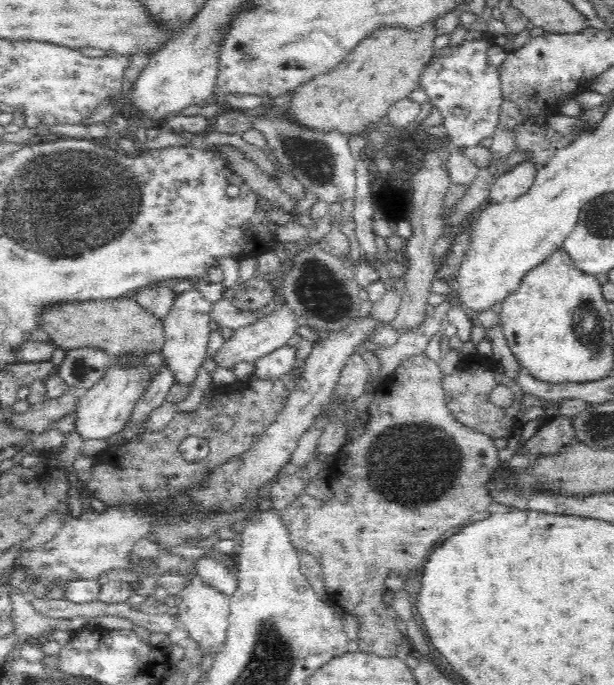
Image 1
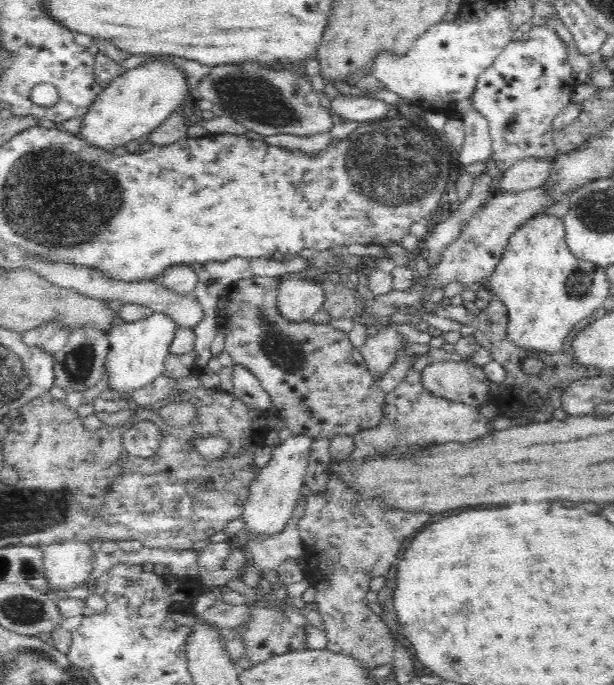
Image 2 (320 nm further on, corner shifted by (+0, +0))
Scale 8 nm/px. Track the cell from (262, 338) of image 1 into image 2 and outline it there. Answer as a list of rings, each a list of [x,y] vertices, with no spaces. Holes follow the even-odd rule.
[[[286,279],[279,282],[277,313],[288,322],[307,322],[321,309],[323,290],[312,279]]]

